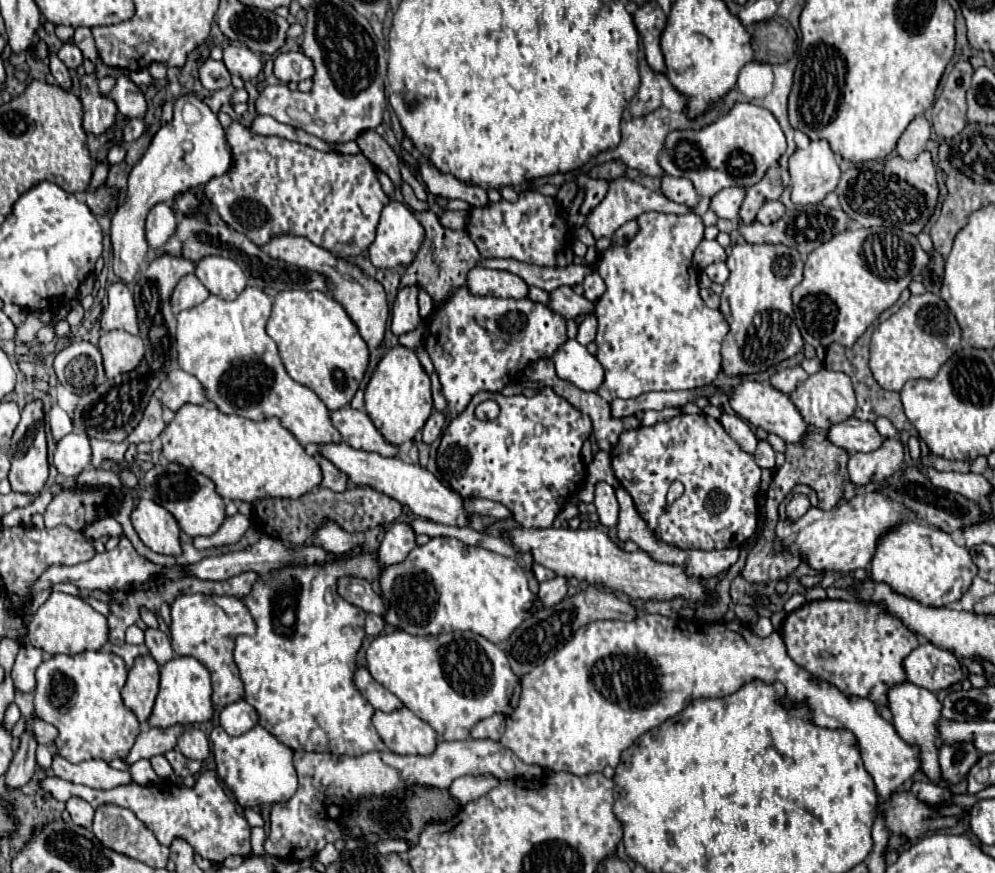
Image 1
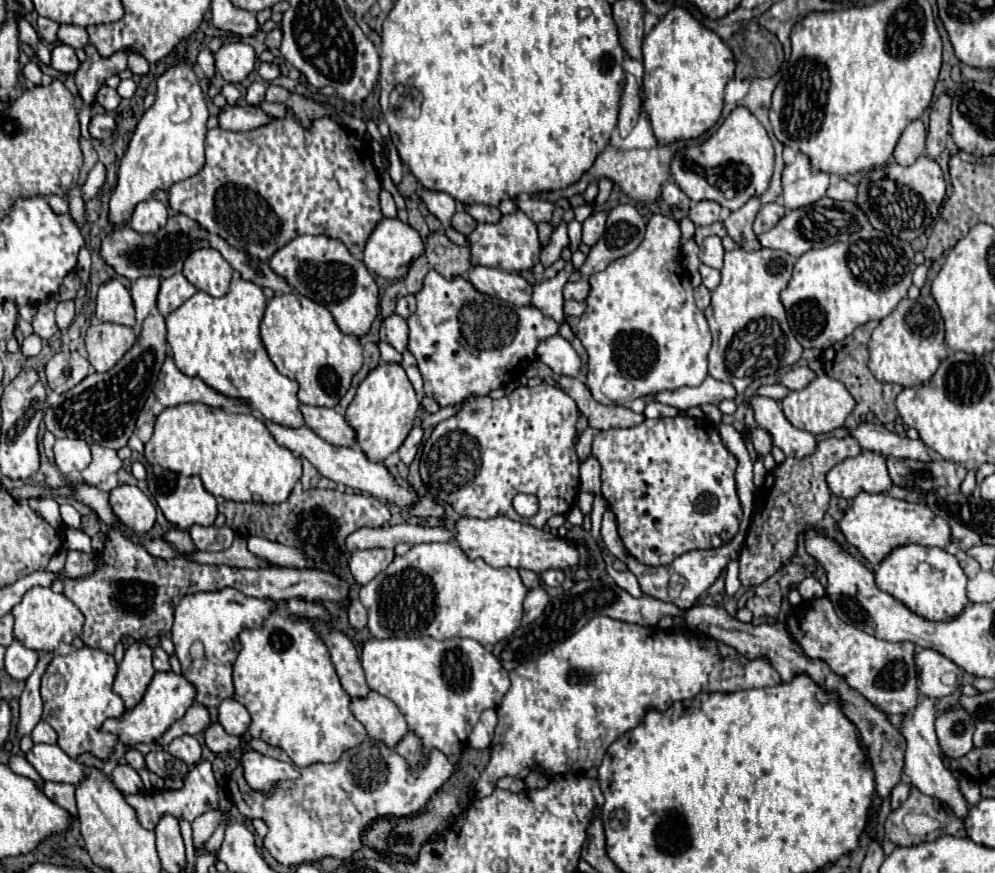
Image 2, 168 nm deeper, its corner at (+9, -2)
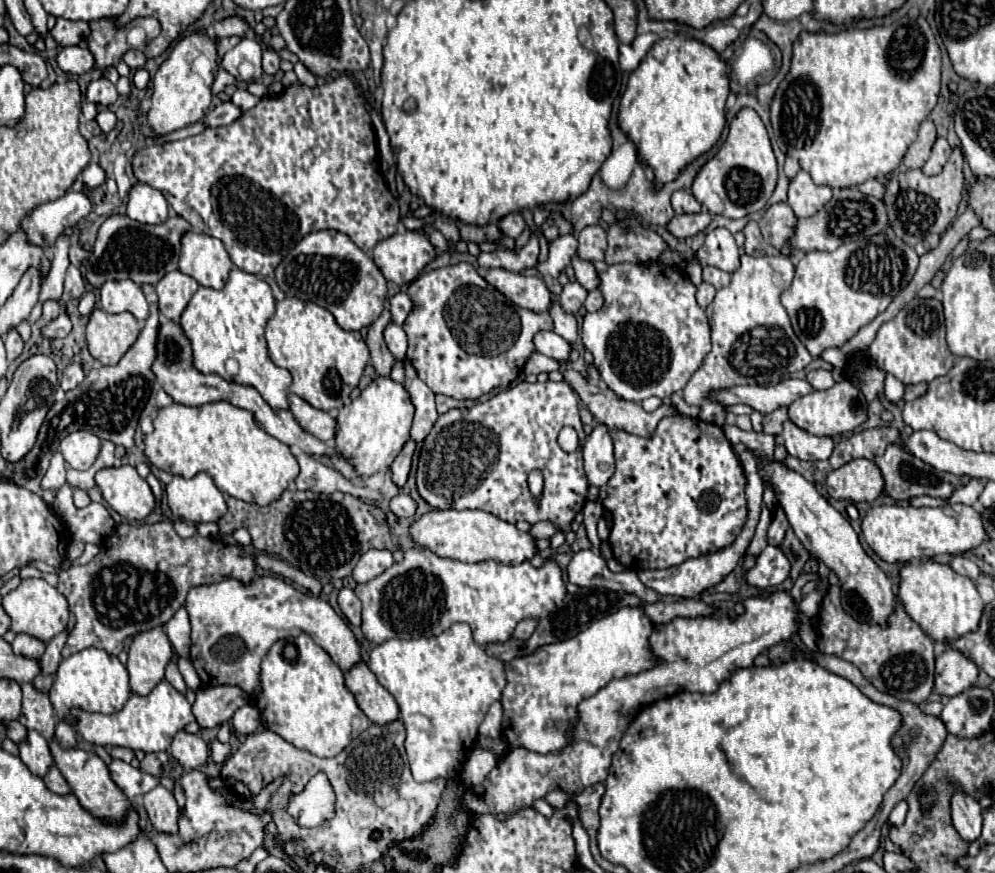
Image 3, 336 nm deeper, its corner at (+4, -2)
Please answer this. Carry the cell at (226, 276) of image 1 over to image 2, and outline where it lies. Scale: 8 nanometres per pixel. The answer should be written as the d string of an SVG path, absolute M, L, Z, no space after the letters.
M215 249L193 251L183 265L183 275L199 291L209 293L211 297L221 297L229 291L233 269Z

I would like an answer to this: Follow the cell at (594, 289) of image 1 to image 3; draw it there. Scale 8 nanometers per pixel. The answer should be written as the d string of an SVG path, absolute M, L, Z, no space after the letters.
M572 281L572 283L564 285L564 289L562 289L562 293L560 293L558 299L560 299L560 305L562 305L562 309L566 313L576 315L582 309L582 303L584 303L586 295L588 295L588 291L580 283Z

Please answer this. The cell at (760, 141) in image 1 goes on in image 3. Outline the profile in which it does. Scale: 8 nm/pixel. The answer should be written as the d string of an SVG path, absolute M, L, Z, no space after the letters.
M746 107L732 119L728 139L722 143L720 151L700 169L692 185L692 193L712 215L740 219L766 207L776 187L776 173L776 157L766 127L762 119L758 119L758 113Z

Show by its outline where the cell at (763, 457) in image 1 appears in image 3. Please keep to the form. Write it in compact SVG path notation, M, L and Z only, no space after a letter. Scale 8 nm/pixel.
M778 407L778 411L772 411L770 415L764 417L762 425L764 425L764 433L770 435L778 435L782 431L782 423L788 419L788 409L786 407Z

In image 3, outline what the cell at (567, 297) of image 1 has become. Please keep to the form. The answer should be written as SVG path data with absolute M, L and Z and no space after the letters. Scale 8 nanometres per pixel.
M590 291L588 297L586 297L584 307L586 307L586 311L598 311L598 309L602 307L602 303L604 303L602 293L600 293L600 291Z

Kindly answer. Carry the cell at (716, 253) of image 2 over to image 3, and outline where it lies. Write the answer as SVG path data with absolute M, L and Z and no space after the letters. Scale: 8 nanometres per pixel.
M722 227L708 231L706 241L694 253L694 259L700 265L712 265L726 273L734 273L740 267L740 251L734 241L734 235Z

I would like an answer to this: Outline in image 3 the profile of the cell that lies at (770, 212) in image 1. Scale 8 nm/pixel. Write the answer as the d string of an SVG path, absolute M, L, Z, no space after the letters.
M776 203L776 205L768 207L764 217L760 219L760 231L762 231L764 241L774 245L776 249L790 247L790 243L786 243L786 239L790 239L790 235L794 235L796 221L798 219L788 203Z

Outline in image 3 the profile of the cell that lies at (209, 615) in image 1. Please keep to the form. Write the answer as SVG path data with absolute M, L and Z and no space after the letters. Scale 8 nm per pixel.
M262 575L256 577L252 583L242 583L238 579L224 579L220 583L210 585L198 585L188 591L186 597L186 609L192 623L192 647L190 647L190 661L194 663L202 687L214 687L214 685L238 685L248 693L258 693L258 675L260 675L260 661L266 655L266 651L278 641L278 639L290 639L294 635L306 633L310 635L330 657L336 665L340 665L342 671L350 669L360 661L360 647L356 643L354 633L350 627L342 621L342 617L320 597L306 595L286 583L280 577L274 575Z

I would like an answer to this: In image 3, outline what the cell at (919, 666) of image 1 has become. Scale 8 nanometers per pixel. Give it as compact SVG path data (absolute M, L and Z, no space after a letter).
M948 647L936 659L936 687L942 695L958 695L970 689L978 679L978 665L962 655L958 649Z

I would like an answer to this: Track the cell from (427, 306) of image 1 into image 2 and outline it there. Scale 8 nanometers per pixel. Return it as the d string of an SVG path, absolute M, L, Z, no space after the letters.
M405 295L405 297L401 297L401 299L397 301L397 309L395 309L395 313L401 315L403 319L407 319L409 315L413 315L415 309L417 309L417 305L415 305L415 297L413 297L413 295Z

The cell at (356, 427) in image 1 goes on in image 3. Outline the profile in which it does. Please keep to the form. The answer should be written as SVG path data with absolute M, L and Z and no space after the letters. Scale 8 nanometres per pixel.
M294 393L288 395L288 405L290 405L290 411L292 411L294 419L310 435L314 435L322 441L332 439L336 435L336 419L332 419L326 411L314 409L310 403L306 403L304 399L300 399Z

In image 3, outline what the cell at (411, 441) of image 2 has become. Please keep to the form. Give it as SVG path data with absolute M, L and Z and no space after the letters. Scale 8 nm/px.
M408 441L402 451L398 453L398 457L394 459L394 463L390 465L390 473L392 473L392 481L398 485L398 487L404 487L406 483L406 477L408 477L408 471L410 471L410 463L412 463L412 453L416 449L416 443L414 441Z

